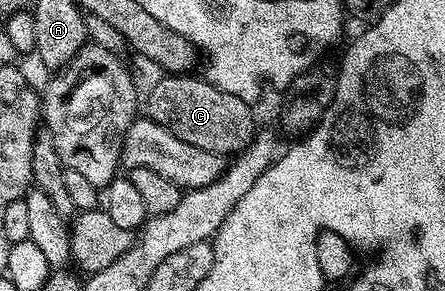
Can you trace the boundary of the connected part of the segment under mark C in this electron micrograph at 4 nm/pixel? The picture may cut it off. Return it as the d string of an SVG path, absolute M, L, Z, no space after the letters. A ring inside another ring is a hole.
M162 74L144 96L144 112L160 126L168 128L176 138L188 142L192 146L200 146L200 150L237 154L250 145L256 135L254 128L254 112L249 103L236 94L224 94L216 86L212 86L204 78L198 80L194 74Z

